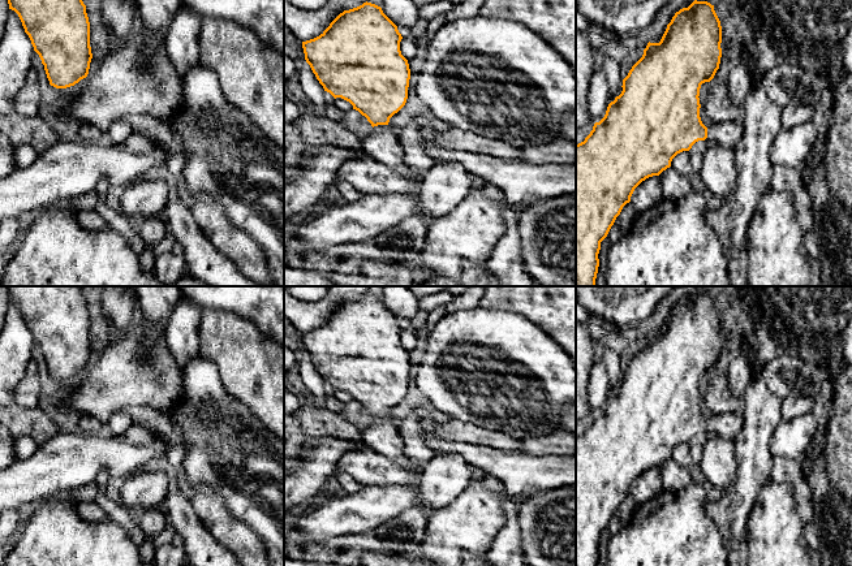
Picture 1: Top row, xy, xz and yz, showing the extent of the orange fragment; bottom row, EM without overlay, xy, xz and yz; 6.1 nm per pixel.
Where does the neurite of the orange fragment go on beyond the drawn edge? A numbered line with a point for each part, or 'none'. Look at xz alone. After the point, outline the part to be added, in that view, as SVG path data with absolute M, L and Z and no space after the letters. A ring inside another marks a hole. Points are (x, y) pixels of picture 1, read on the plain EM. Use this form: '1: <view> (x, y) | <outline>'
1: xz (382, 435) | M390 416L374 418L371 424L361 432L361 441L365 446L395 461L409 476L419 479L421 468L405 455L404 438L400 435L397 423Z

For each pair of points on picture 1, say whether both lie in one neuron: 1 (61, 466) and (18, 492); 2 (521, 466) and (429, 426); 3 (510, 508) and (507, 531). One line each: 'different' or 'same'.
1: same
2: same
3: same

